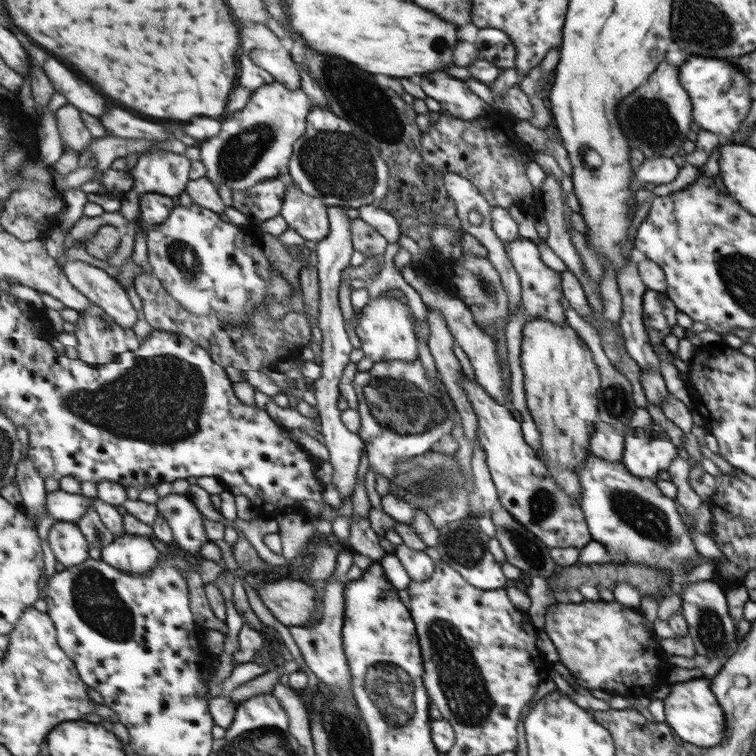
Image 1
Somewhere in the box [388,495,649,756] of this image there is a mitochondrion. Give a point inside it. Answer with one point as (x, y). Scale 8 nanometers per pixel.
(464, 690)

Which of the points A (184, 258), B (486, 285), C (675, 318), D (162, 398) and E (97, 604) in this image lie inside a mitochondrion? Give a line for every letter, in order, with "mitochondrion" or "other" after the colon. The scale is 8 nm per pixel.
A: mitochondrion
B: mitochondrion
C: other
D: mitochondrion
E: mitochondrion

